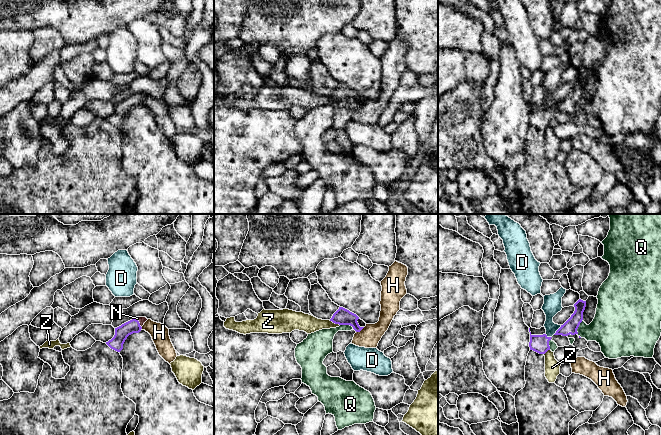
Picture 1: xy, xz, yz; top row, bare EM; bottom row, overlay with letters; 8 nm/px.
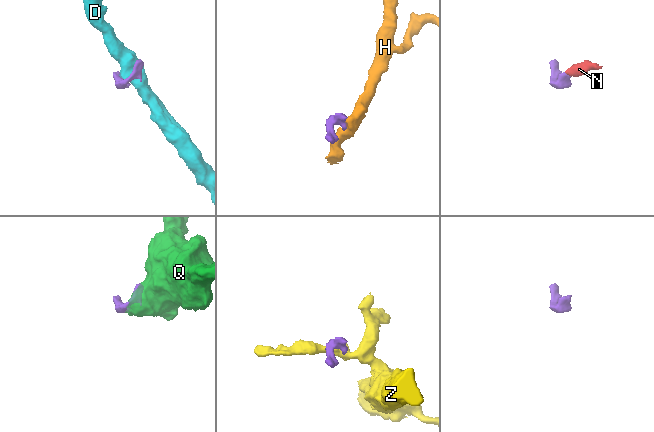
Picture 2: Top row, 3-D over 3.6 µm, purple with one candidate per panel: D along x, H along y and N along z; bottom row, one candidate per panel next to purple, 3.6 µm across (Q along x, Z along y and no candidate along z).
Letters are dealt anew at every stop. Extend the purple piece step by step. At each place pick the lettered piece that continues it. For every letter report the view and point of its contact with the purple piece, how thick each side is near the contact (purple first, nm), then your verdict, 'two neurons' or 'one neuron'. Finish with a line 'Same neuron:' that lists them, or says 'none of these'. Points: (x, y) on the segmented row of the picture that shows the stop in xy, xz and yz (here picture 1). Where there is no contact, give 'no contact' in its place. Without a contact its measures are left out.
D: meets purple in yz at (557, 330); 110 nm thick on the purple side, 150 nm on the other; two neurons
H: meets purple in xz at (360, 330); 140 nm thick on the purple side, 170 nm on the other; two neurons
N: meets purple in xy at (138, 322); 110 nm thick on the purple side, 60 nm on the other; one neuron
Q: meets purple in yz at (578, 326); 110 nm thick on the purple side, 300 nm on the other; two neurons
Z: meets purple in xz at (334, 322); 140 nm thick on the purple side, 140 nm on the other; two neurons
Same neuron: N

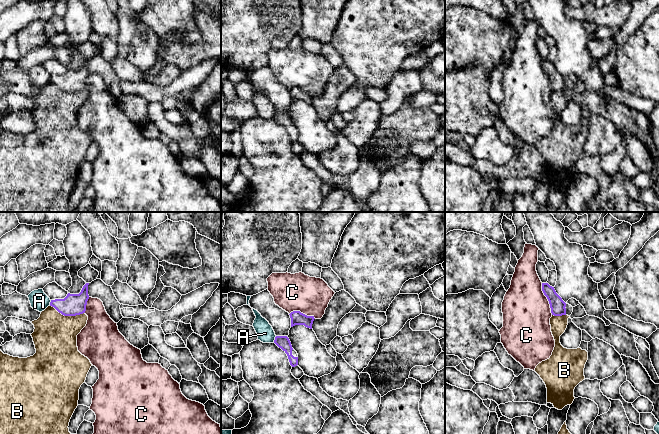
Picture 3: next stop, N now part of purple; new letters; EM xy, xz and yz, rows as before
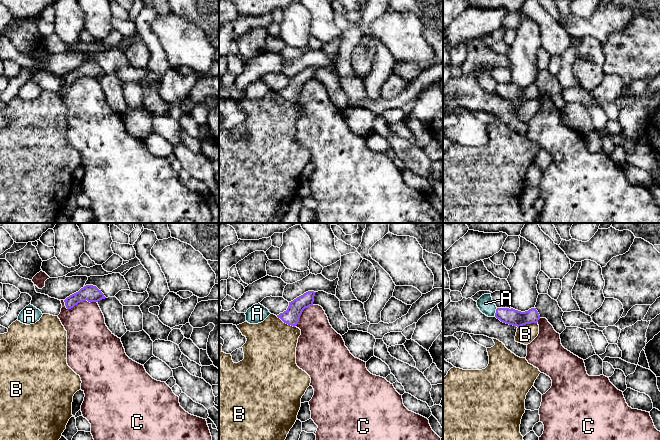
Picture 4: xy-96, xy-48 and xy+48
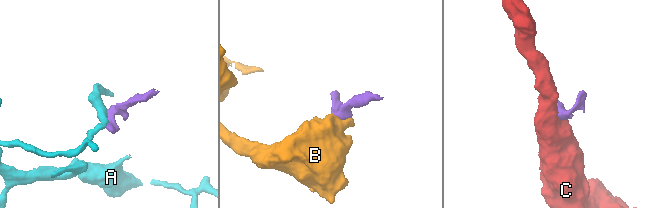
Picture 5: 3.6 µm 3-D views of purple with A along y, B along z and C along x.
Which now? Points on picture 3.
A: meets purple in xy at (50, 303); 180 nm thick on the purple side, 150 nm on the other; two neurons
B: meets purple in xy at (67, 315); 180 nm thick on the purple side, 360 nm on the other; two neurons
C: meets purple in yz at (547, 298); 120 nm thick on the purple side, 380 nm on the other; two neurons
Same neuron: none of these

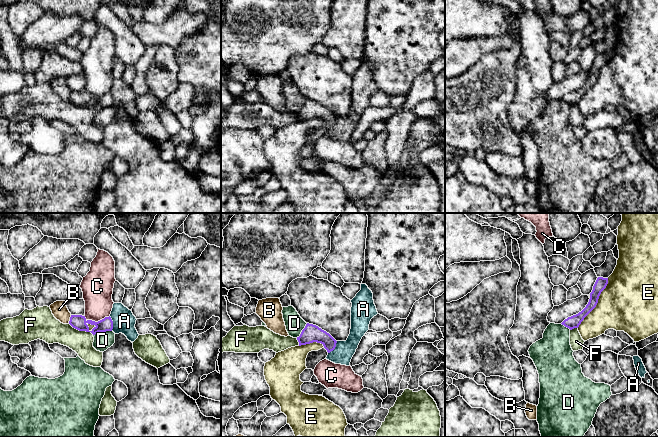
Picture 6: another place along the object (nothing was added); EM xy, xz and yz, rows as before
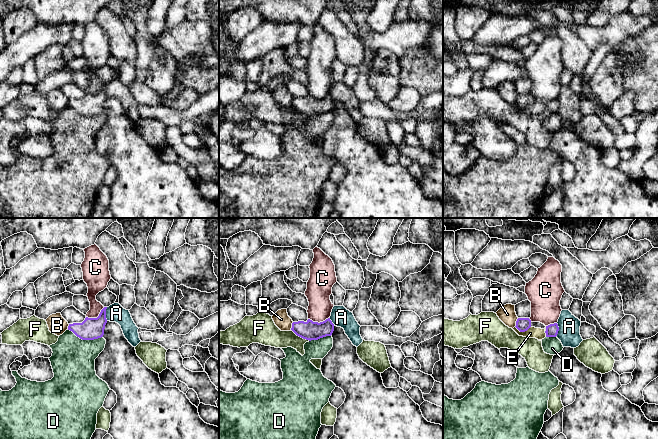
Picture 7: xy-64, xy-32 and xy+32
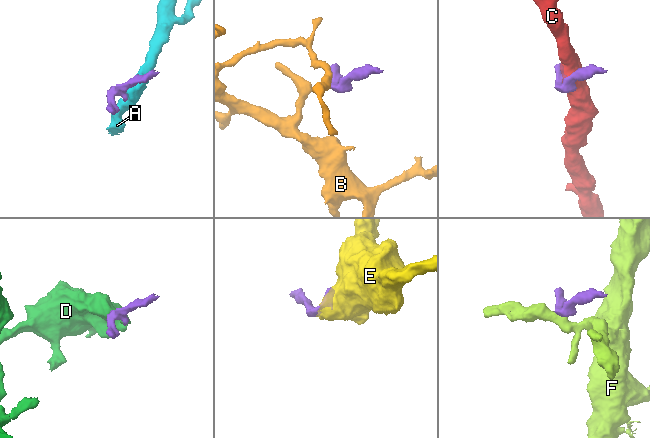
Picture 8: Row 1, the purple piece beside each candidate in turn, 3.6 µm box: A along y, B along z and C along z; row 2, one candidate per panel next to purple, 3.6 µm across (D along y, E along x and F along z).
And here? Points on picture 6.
A: meets purple in xy at (112, 323); 110 nm thick on the purple side, 180 nm on the other; two neurons
B: meets purple in xy at (70, 319); 120 nm thick on the purple side, 130 nm on the other; two neurons
C: meets purple in xy at (96, 322); 120 nm thick on the purple side, 240 nm on the other; two neurons
D: meets purple in xy at (102, 331); 120 nm thick on the purple side, 140 nm on the other; two neurons
E: meets purple in yz at (597, 302); 100 nm thick on the purple side, 440 nm on the other; two neurons
F: meets purple in xy at (81, 330); 120 nm thick on the purple side, 200 nm on the other; two neurons
Same neuron: none of these

